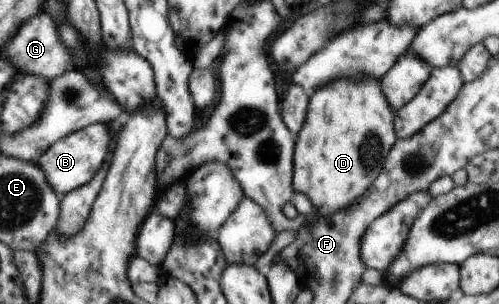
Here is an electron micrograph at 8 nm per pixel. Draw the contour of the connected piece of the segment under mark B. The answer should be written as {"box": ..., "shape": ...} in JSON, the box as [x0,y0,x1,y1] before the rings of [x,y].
{"box":[37,124,115,199],"shape":[[[91,124],[56,141],[39,158],[37,165],[43,166],[43,171],[47,174],[51,187],[55,189],[61,199],[66,193],[81,188],[82,185],[93,179],[98,169],[103,167],[105,161],[109,159],[113,147],[115,147],[114,141],[114,131],[111,125]]]}

